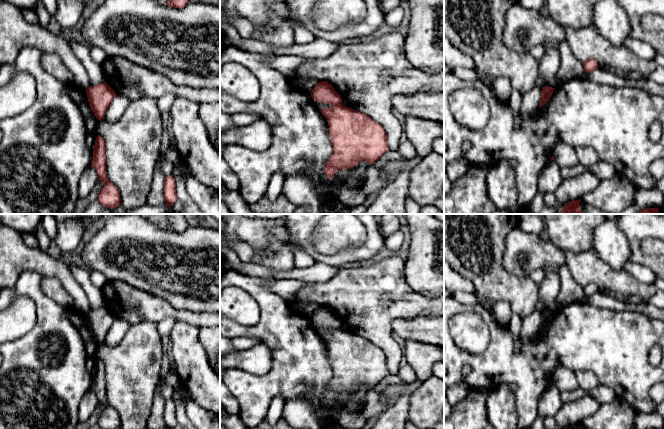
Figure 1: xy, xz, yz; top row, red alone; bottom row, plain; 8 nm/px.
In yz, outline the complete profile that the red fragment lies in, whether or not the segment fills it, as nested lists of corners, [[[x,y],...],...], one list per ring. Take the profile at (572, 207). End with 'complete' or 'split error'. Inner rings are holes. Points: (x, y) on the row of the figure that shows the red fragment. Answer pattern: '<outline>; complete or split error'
[[[581,199],[569,201],[566,205],[563,206],[561,213],[562,214],[583,214],[582,209],[580,208]]]; complete

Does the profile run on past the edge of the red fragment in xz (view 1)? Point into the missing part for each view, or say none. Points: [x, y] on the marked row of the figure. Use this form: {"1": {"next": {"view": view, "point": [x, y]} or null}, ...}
{"1": {"next": null}}

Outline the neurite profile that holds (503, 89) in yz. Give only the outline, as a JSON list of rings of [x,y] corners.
[[[506,77],[494,78],[492,80],[496,98],[503,103],[509,103],[513,90],[510,81]]]

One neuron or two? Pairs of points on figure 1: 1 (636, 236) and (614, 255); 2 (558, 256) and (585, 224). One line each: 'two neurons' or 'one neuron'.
1: two neurons
2: two neurons

